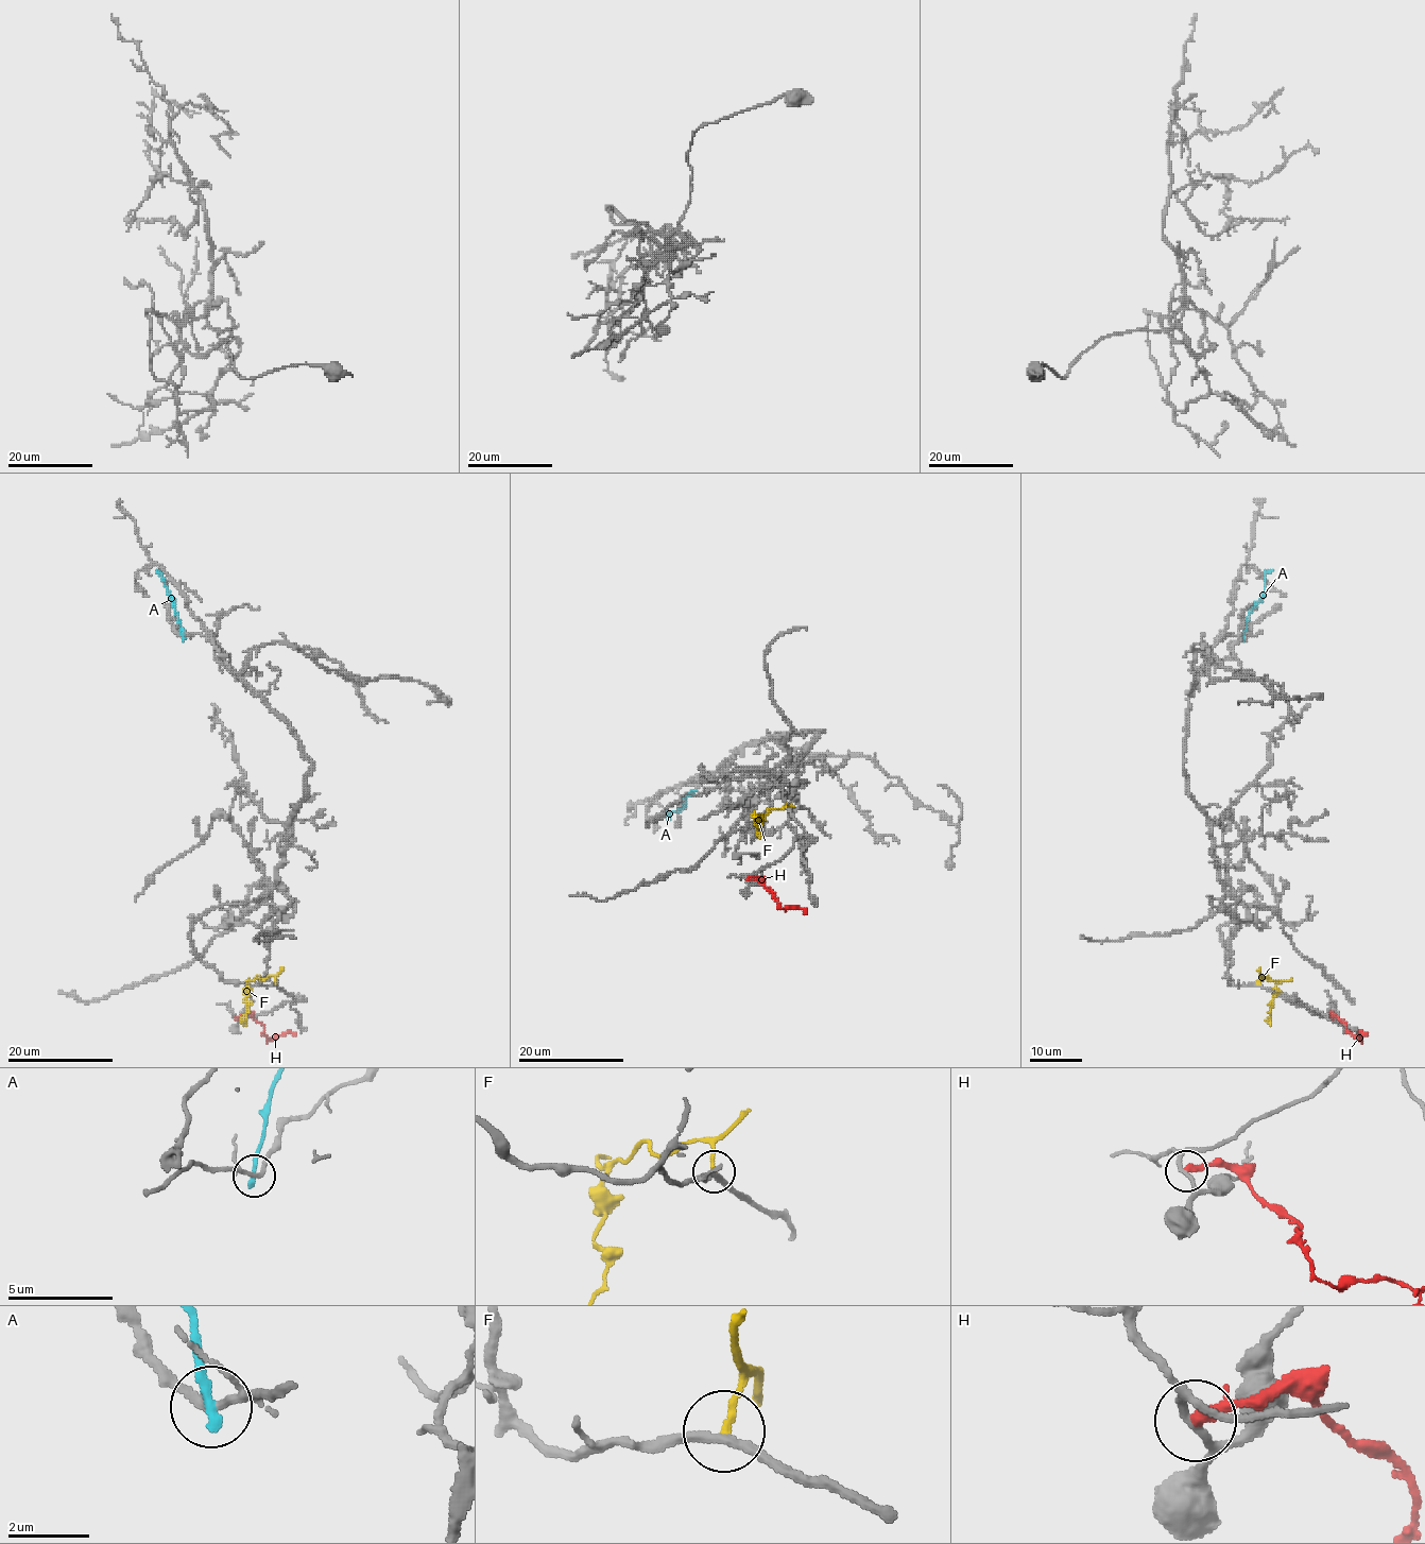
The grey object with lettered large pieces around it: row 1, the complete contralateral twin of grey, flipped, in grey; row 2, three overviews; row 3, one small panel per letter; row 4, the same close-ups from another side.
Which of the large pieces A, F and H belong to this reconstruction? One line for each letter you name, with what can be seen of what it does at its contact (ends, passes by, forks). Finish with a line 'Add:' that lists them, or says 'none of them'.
Add: none of them

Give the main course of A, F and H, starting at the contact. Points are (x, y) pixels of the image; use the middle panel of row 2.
A: (694, 791), (680, 810), (673, 810), (668, 819)
F: (785, 804), (768, 810), (759, 821), (754, 817)
H: (747, 880), (757, 879), (774, 893), (778, 905), (802, 908), (803, 914)

